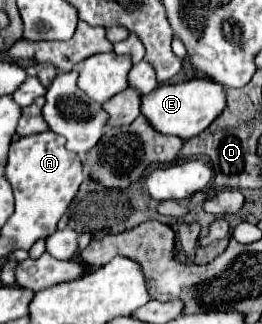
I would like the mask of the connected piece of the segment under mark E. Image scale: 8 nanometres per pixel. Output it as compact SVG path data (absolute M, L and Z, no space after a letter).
M194 77L182 83L160 83L152 93L142 97L142 115L156 131L192 139L200 135L226 107L226 89L208 77Z

